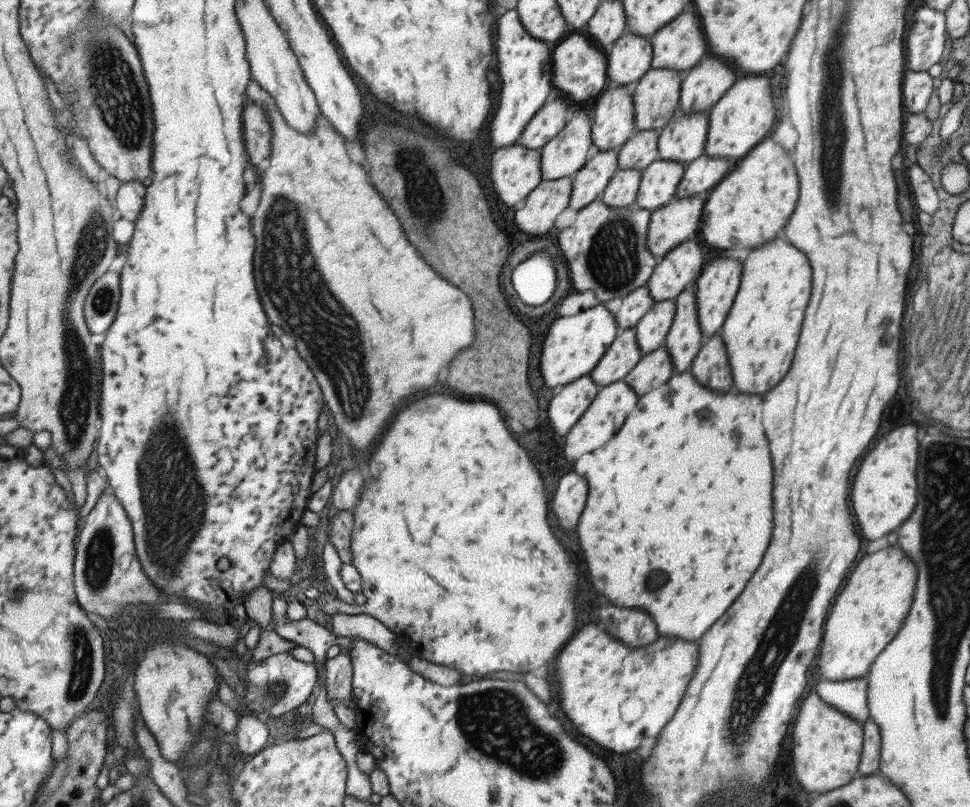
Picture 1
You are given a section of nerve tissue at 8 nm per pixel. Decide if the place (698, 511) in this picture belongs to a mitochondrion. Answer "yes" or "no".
no

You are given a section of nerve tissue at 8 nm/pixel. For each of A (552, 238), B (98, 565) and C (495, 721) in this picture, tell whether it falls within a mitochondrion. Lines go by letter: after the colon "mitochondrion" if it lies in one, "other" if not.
A: other
B: mitochondrion
C: mitochondrion

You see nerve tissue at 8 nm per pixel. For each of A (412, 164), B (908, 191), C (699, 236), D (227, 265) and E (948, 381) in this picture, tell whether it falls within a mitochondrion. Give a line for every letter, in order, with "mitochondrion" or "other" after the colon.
A: mitochondrion
B: other
C: other
D: other
E: mitochondrion

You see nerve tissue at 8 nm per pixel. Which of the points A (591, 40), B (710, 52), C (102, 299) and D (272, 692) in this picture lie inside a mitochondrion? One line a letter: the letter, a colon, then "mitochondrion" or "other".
A: other
B: other
C: mitochondrion
D: mitochondrion

